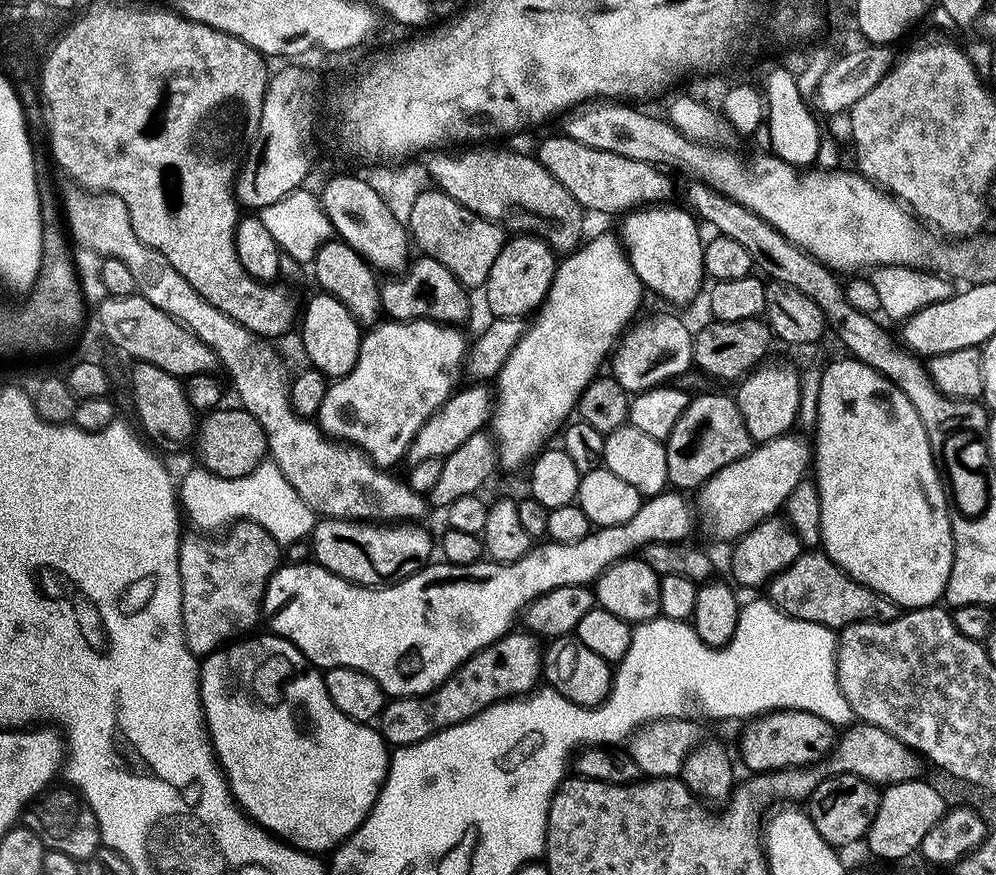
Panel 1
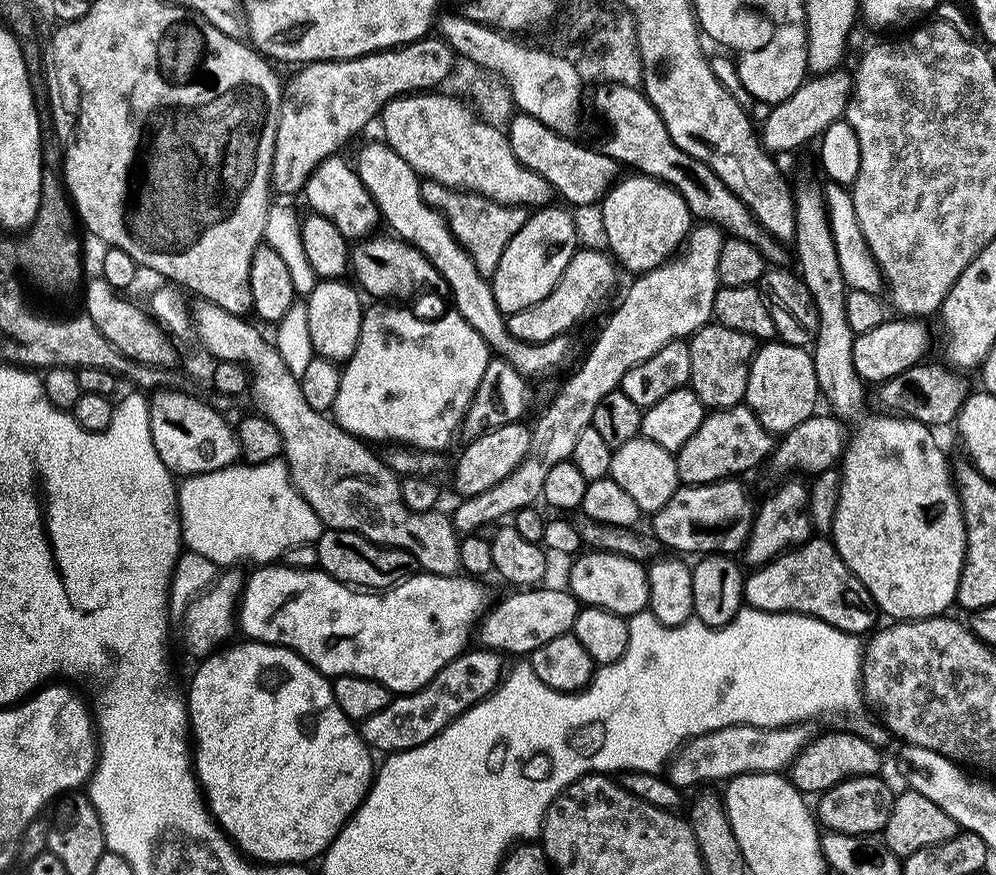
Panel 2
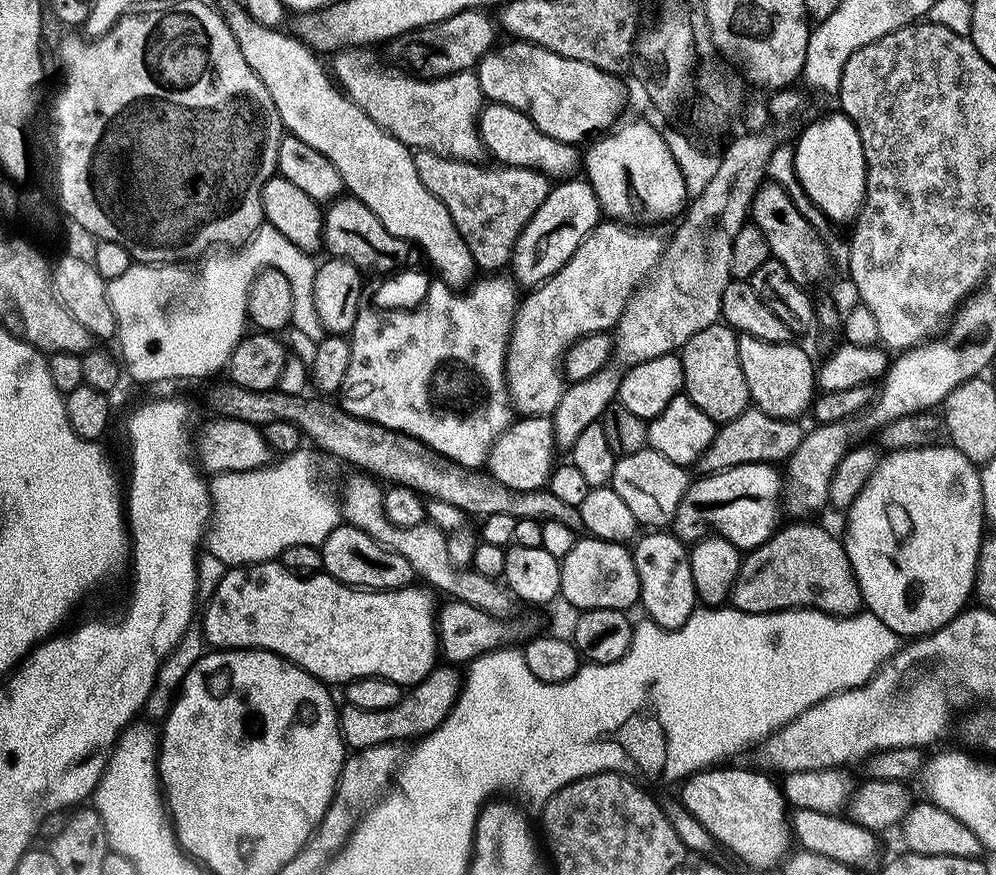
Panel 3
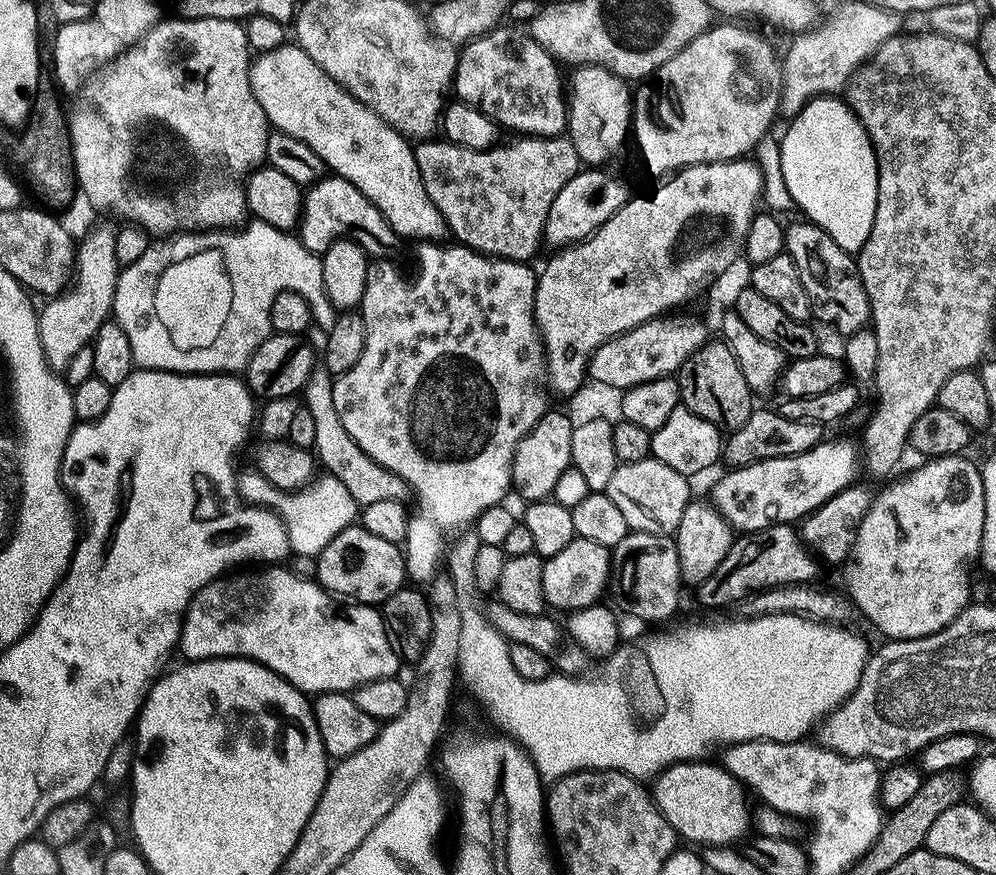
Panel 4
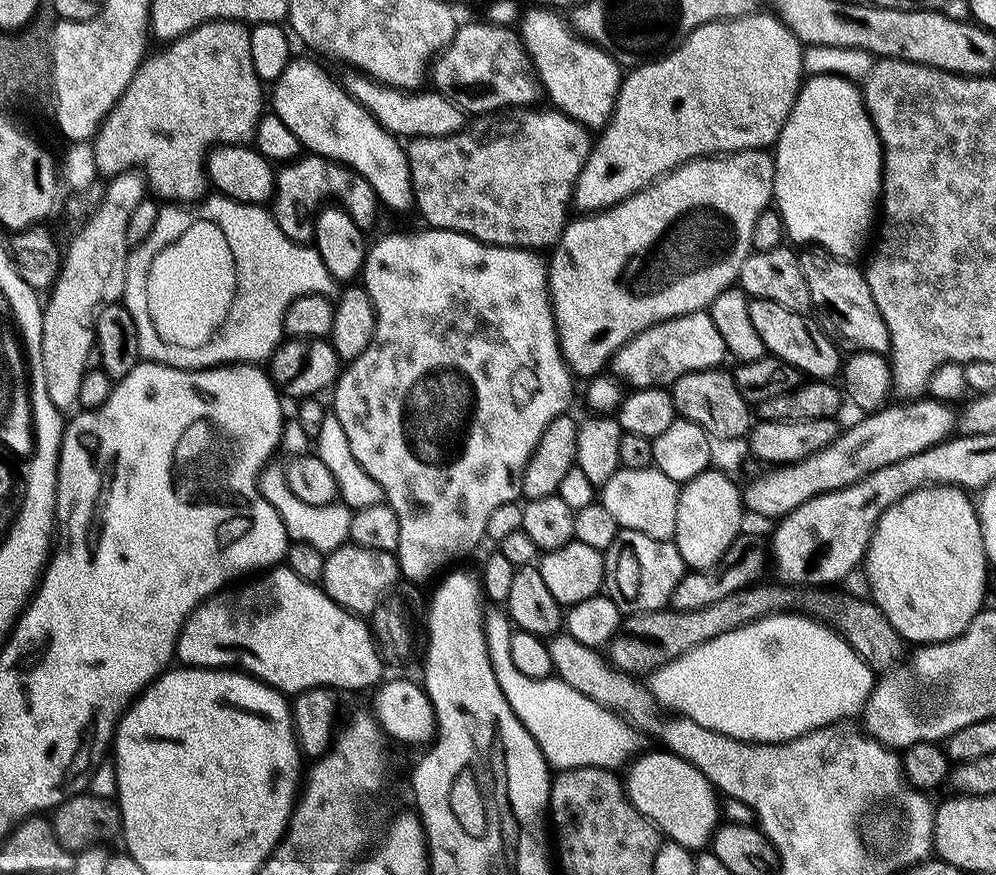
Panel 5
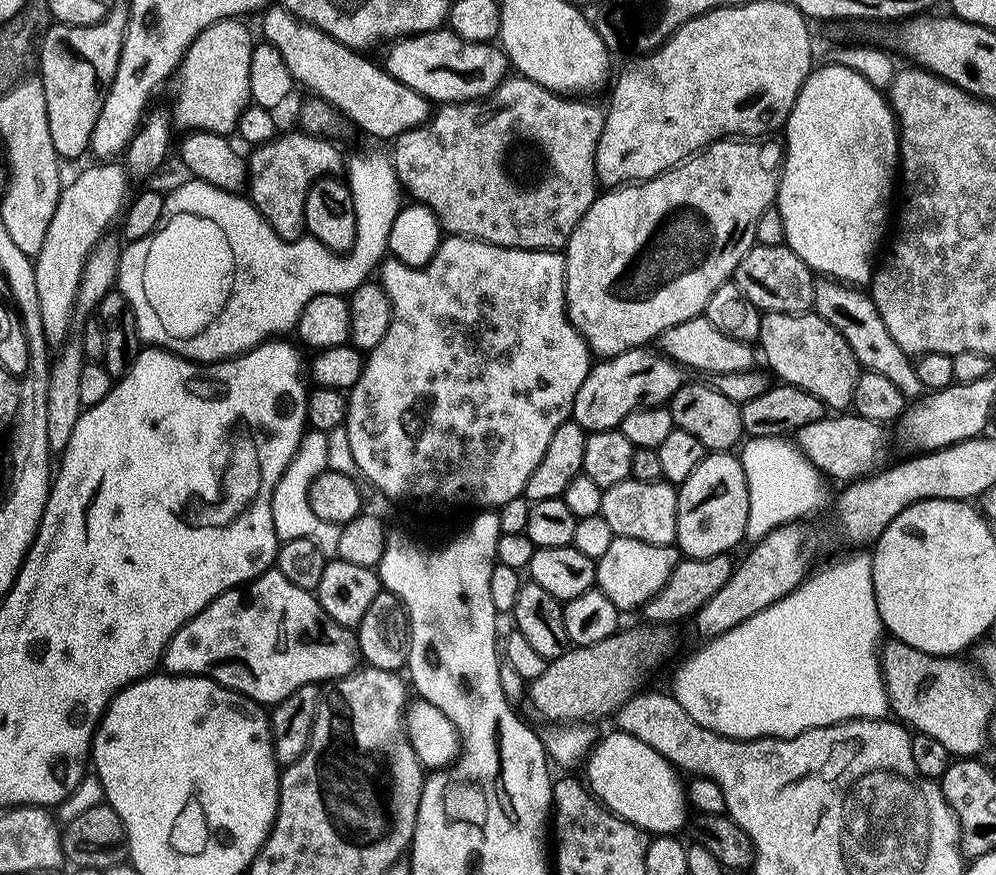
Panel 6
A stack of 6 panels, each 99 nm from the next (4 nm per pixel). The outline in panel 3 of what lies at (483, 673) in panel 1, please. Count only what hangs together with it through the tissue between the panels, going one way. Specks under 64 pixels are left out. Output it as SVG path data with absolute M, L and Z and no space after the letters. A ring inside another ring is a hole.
M444 662L433 668L426 679L405 691L397 704L386 706L386 710L361 710L359 706L345 703L338 712L344 743L349 749L359 750L383 744L400 744L404 740L419 741L448 717L460 696L461 687L461 669L453 663Z

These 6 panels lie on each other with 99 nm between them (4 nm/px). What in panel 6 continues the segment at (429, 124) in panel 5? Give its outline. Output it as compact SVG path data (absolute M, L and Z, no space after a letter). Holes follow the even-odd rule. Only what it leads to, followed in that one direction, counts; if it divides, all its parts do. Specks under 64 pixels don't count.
M269 6L263 9L264 36L273 44L286 62L293 81L309 88L313 97L325 100L352 124L357 124L368 136L391 141L415 128L421 128L433 115L433 105L418 90L410 90L398 82L379 63L367 60L363 51L346 46L330 34L291 16L284 8Z

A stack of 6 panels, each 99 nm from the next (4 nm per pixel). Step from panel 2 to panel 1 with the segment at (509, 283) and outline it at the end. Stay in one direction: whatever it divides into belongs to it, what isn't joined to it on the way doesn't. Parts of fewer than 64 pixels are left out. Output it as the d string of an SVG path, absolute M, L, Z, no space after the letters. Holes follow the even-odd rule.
M516 234L505 243L504 249L494 258L494 266L490 266L490 278L485 282L482 295L486 298L486 304L495 318L521 319L530 312L533 313L547 298L552 285L552 279L556 273L558 263L557 253L552 251L544 240L535 234Z

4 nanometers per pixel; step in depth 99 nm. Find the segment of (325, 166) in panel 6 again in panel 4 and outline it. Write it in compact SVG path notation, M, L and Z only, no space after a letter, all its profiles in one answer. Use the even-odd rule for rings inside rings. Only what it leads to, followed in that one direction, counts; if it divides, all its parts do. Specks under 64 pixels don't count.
M324 174L303 193L298 239L306 250L322 254L336 240L345 239L354 241L369 258L388 258L393 255L393 237L384 236L384 232L384 215L364 197L362 190L346 182L346 178Z

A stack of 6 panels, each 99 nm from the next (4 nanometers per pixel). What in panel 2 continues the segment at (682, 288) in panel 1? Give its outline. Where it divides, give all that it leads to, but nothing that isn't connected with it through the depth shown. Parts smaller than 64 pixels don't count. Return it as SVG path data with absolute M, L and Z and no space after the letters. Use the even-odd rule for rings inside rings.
M628 174L625 178L617 179L609 188L604 199L599 201L600 224L604 227L604 236L608 239L607 251L614 257L615 263L621 269L629 268L632 274L652 271L663 264L669 257L680 252L688 234L694 227L692 211L686 206L682 194L678 194L670 185L656 180L653 176L643 174Z

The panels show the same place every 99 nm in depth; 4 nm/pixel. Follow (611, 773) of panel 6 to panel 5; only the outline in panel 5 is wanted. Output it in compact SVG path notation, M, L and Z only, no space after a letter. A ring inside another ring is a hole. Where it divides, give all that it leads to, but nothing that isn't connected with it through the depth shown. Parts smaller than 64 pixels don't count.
M645 751L627 765L628 776L623 777L627 798L671 843L693 850L707 849L713 832L722 820L722 804L718 793L704 777L702 770L670 751L659 751Z

